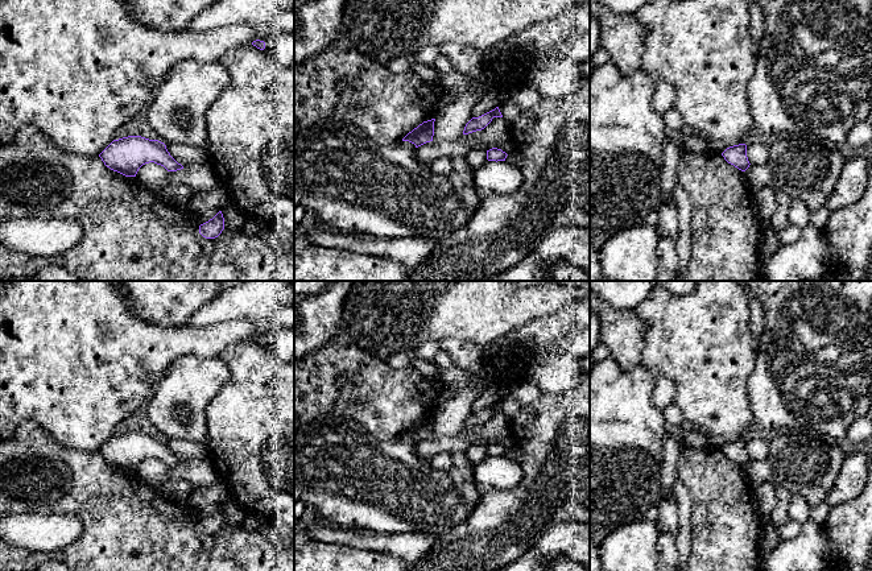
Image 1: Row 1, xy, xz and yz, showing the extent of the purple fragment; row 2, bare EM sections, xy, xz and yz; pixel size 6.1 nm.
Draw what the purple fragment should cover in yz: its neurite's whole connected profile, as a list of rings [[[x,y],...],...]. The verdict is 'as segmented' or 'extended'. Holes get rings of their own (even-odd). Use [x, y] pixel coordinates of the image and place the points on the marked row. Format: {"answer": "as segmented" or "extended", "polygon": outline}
{"answer": "as segmented", "polygon": [[[745,144],[730,146],[722,153],[722,156],[728,164],[733,165],[741,171],[745,171],[751,165],[747,157]]]}

